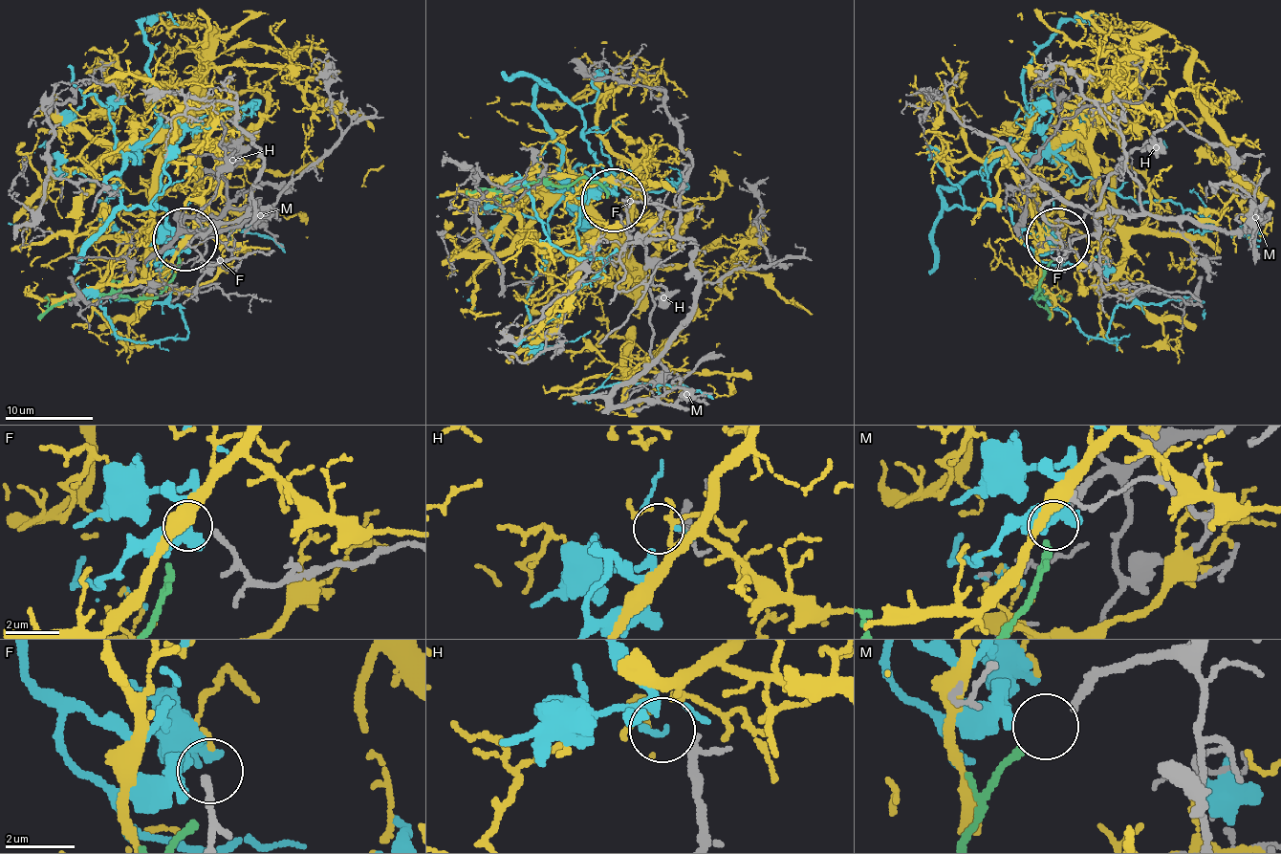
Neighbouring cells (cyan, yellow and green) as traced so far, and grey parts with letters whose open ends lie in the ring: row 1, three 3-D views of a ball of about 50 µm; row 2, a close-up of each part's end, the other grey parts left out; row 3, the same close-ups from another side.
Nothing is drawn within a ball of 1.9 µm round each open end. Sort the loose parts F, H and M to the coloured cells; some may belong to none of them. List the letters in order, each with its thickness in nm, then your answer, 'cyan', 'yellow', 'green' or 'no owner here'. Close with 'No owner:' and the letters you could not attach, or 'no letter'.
F: 200 nm | no owner here
H: 200 nm | cyan
M: 200 nm | green
No owner: F

